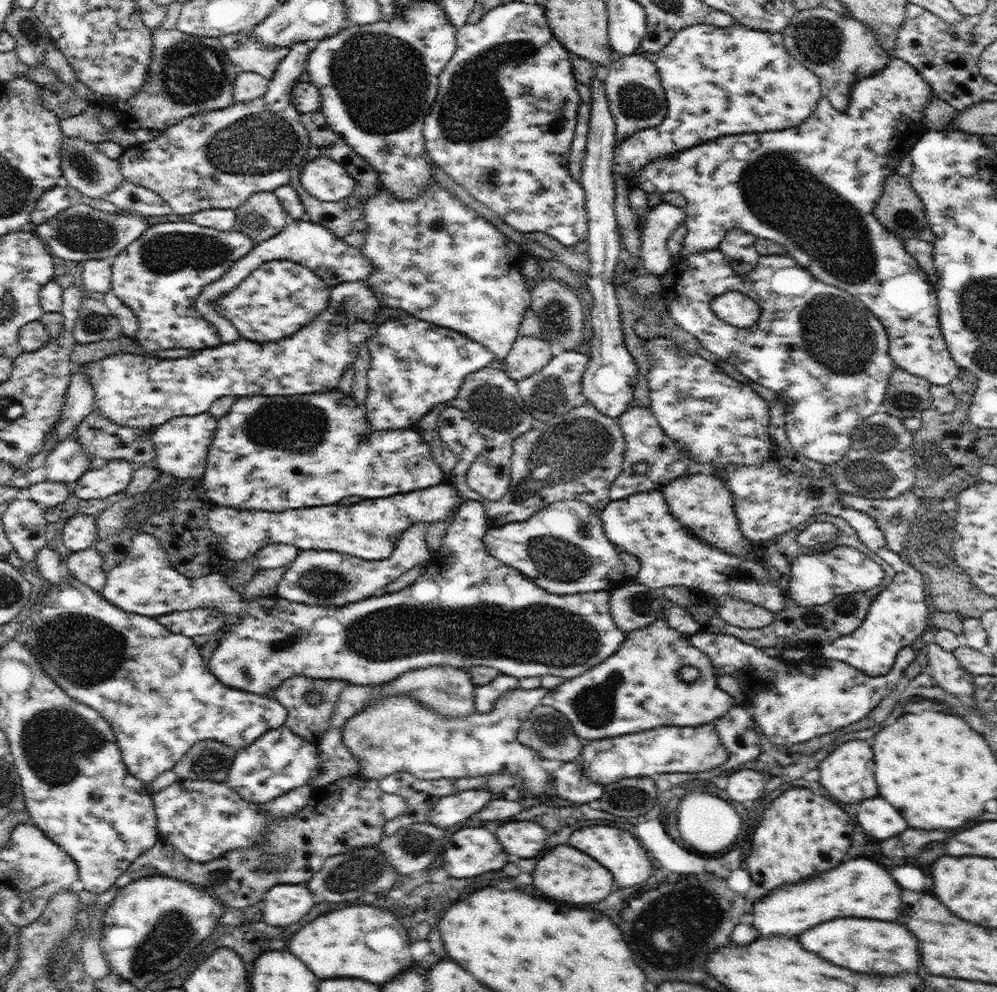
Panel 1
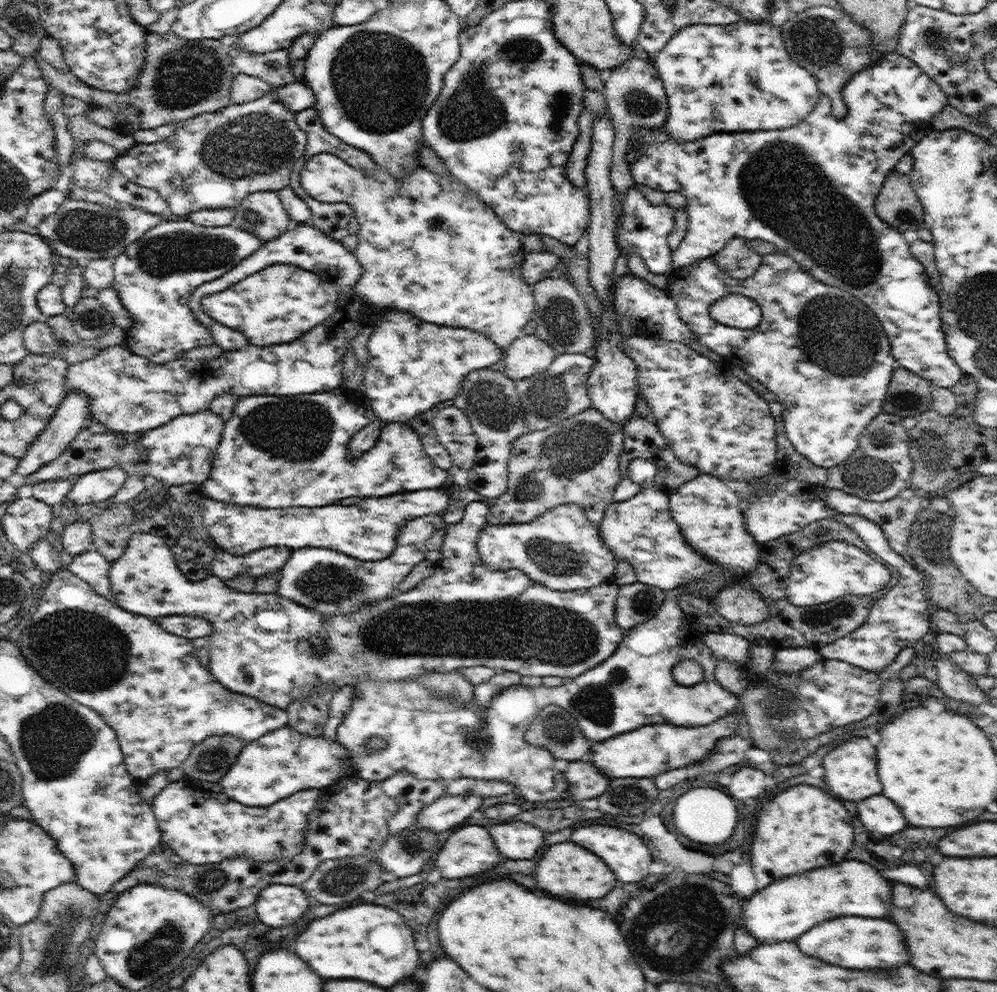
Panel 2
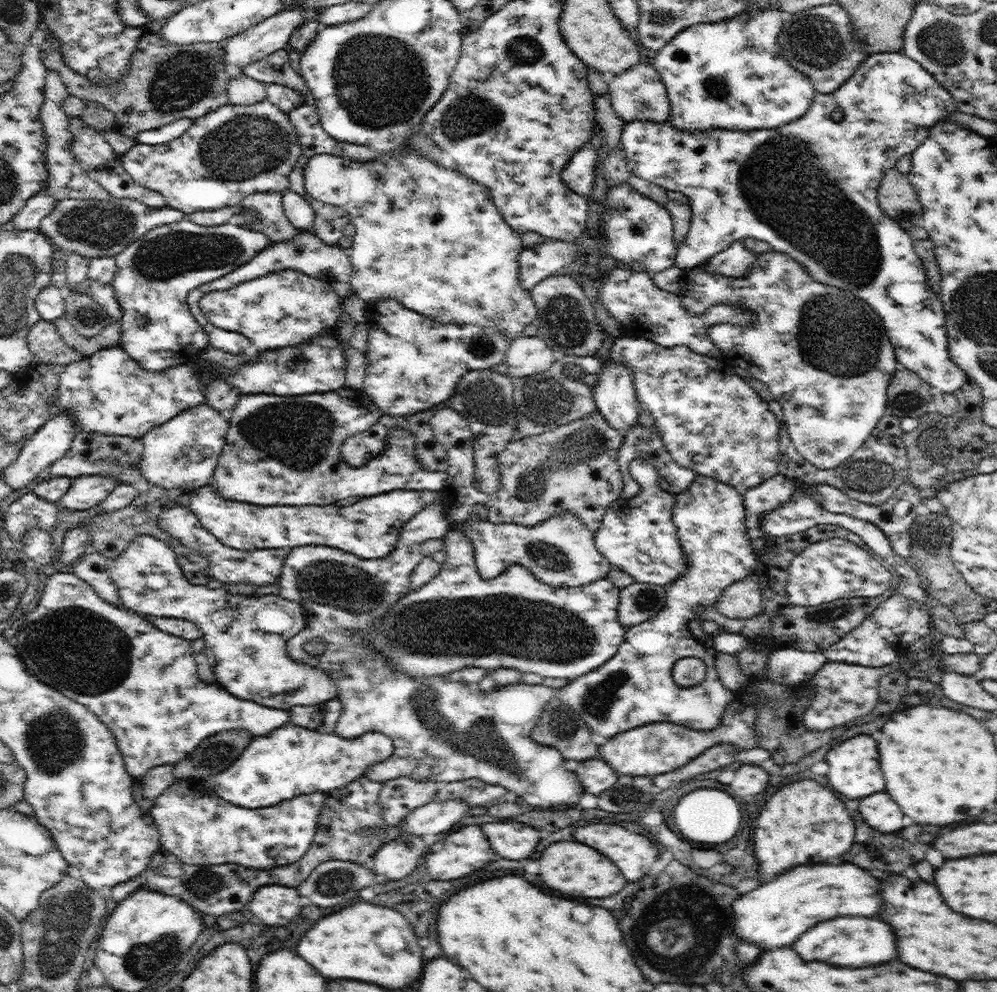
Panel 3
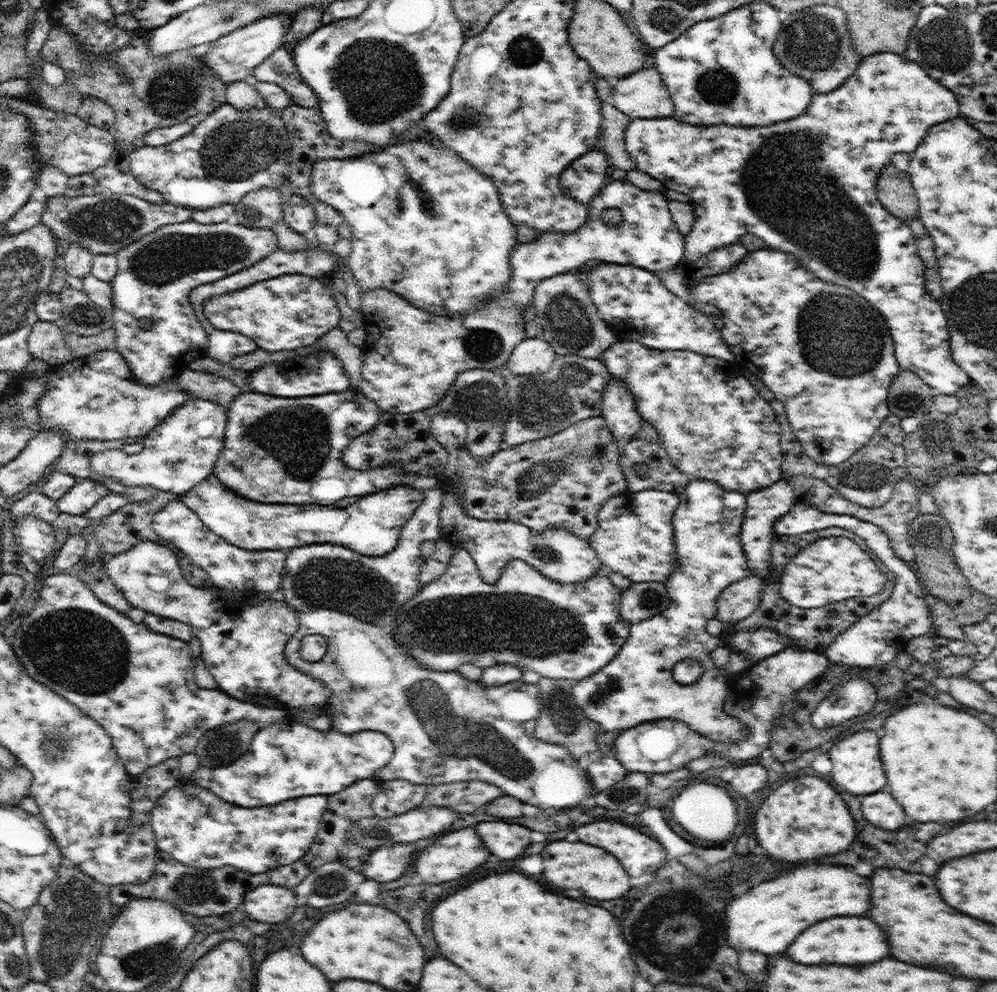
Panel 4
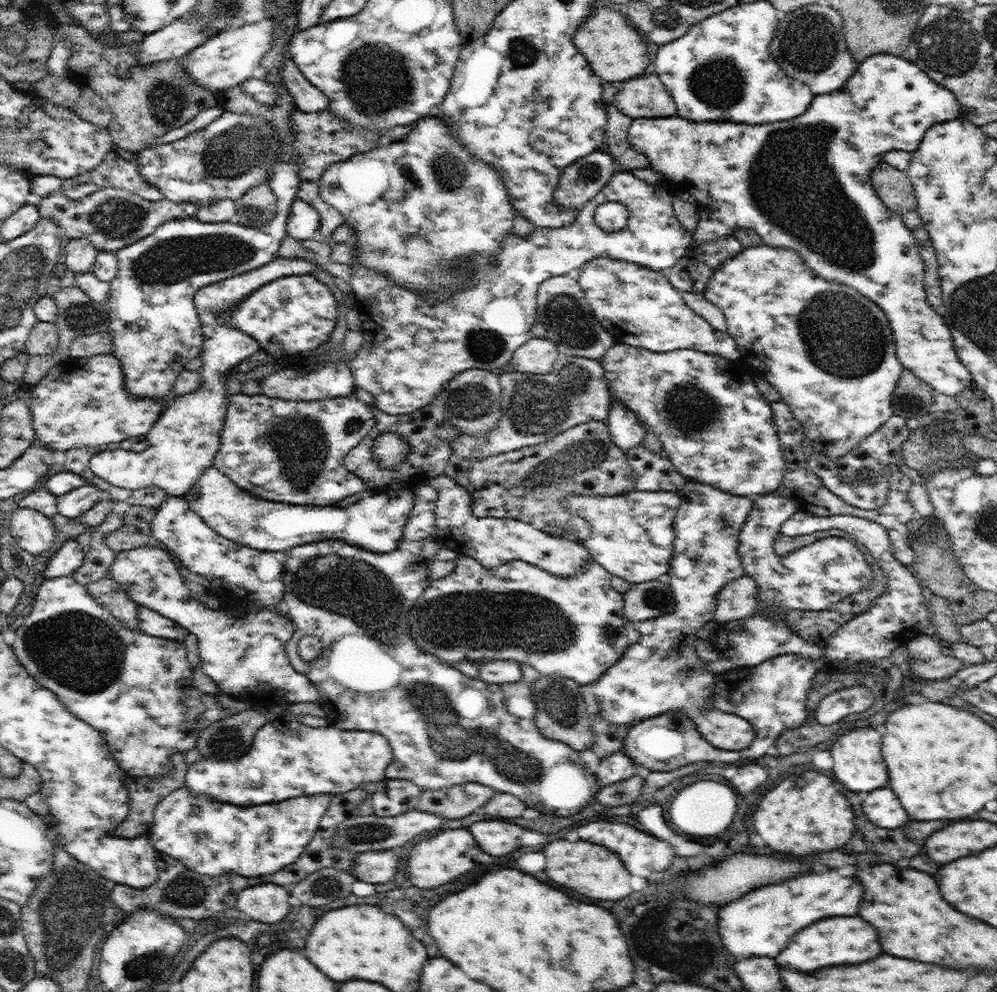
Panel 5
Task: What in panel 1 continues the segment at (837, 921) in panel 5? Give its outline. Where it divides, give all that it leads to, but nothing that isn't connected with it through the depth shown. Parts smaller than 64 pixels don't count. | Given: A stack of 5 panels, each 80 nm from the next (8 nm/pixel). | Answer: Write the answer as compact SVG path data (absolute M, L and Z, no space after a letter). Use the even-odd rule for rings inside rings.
M856 918L830 920L804 932L800 936L800 944L802 948L808 948L808 952L814 952L824 960L850 968L854 972L896 976L920 968L918 940L908 932L906 926L900 926L896 922L856 920Z

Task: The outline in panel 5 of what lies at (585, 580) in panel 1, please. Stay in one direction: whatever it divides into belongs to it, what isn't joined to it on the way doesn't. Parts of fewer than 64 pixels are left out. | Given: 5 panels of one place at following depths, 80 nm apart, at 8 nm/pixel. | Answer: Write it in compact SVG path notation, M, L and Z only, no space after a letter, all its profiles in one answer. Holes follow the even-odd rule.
M439 475L428 479L428 484L437 490L435 504L434 538L441 545L458 553L471 556L478 561L486 572L502 572L504 566L513 560L523 560L528 564L543 568L560 578L572 578L584 572L592 562L588 550L579 541L566 536L548 535L532 524L516 519L474 516L472 497L468 491L449 476Z

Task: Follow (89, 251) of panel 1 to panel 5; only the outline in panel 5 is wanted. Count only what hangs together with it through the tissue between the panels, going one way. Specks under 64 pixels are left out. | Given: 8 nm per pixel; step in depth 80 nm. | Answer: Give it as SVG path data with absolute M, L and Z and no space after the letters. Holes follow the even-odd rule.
M100 188L80 200L72 200L62 194L42 197L37 205L42 219L52 219L60 225L65 240L84 239L99 251L116 252L152 234L163 222L194 217L198 206L194 203L177 203L166 198L151 201L132 191L117 188Z

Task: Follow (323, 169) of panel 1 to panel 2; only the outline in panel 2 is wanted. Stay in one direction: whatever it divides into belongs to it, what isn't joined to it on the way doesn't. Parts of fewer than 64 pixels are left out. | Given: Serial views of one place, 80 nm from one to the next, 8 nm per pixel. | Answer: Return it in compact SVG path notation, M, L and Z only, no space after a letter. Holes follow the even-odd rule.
M321 152L311 156L301 170L301 185L304 190L316 200L330 204L344 202L349 204L354 211L355 220L360 225L360 231L357 234L357 247L353 251L361 266L360 278L355 282L355 288L362 297L366 297L371 305L376 308L394 308L410 312L412 316L424 320L424 322L438 324L440 326L452 328L468 328L477 335L488 336L488 340L496 343L504 352L514 340L522 336L524 326L531 320L532 314L536 309L535 299L533 298L533 287L528 284L522 276L522 263L525 259L525 250L520 234L516 234L511 228L508 228L497 216L494 210L490 208L480 197L472 192L465 184L462 184L454 175L442 177L432 173L422 163L411 173L407 174L404 180L398 180L393 174L384 167L376 167L373 173L368 174L359 168L350 166L338 155Z

